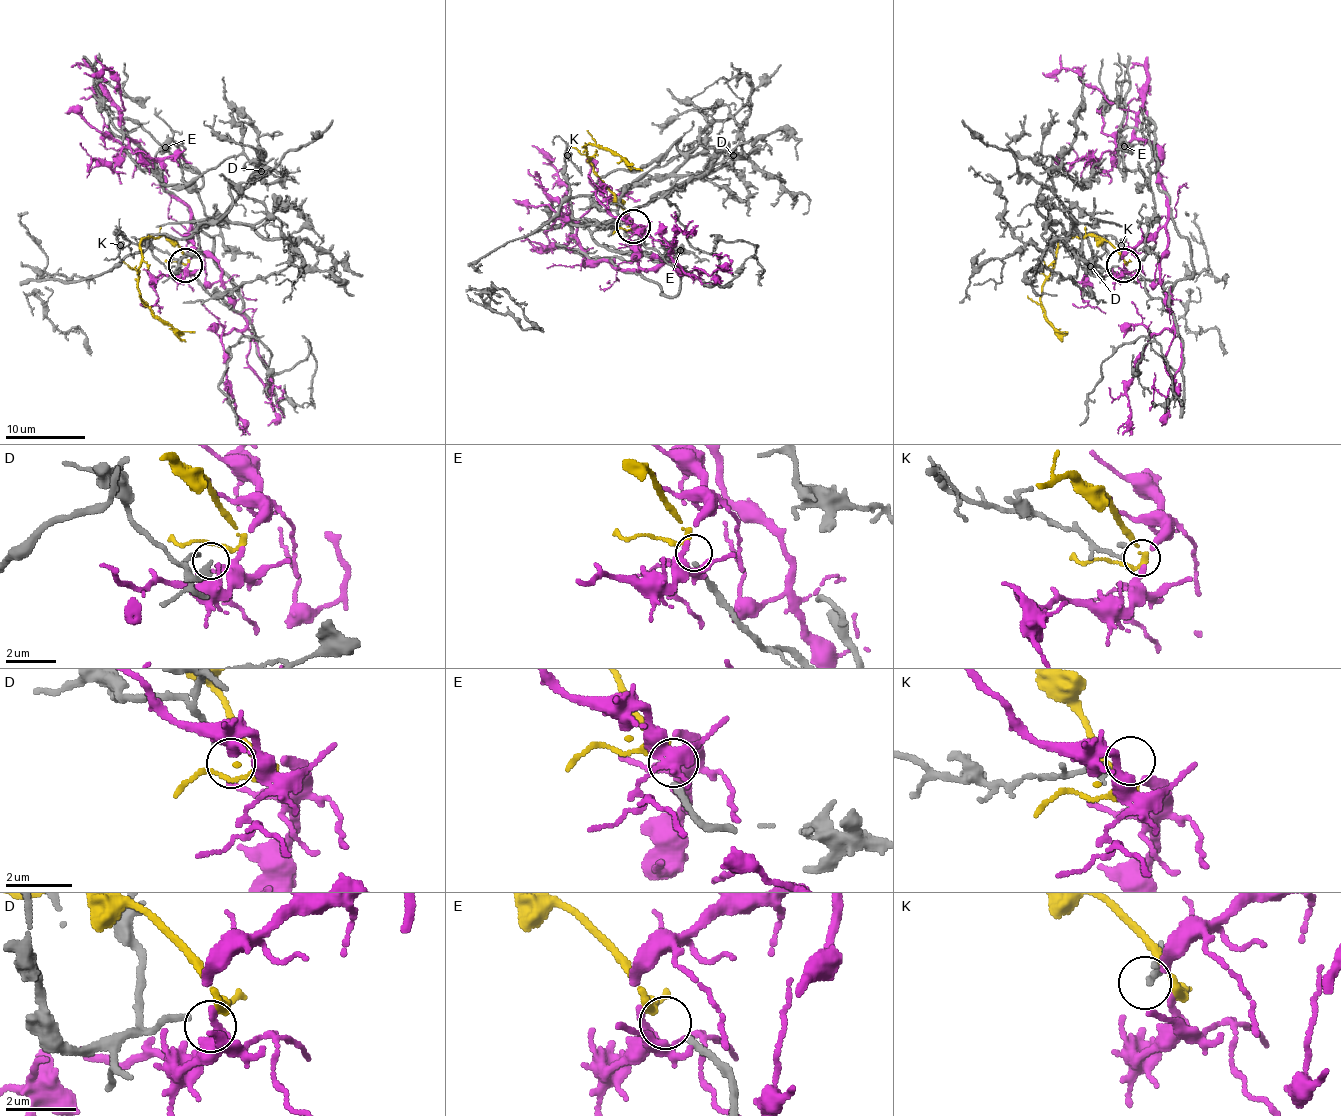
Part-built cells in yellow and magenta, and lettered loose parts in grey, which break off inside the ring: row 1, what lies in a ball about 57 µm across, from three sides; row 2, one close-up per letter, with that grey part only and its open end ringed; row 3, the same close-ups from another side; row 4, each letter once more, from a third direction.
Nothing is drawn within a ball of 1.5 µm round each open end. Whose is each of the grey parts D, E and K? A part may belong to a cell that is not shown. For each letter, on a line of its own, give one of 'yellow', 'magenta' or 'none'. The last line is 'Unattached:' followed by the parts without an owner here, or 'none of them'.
D: none
E: yellow
K: magenta
Unattached: D

